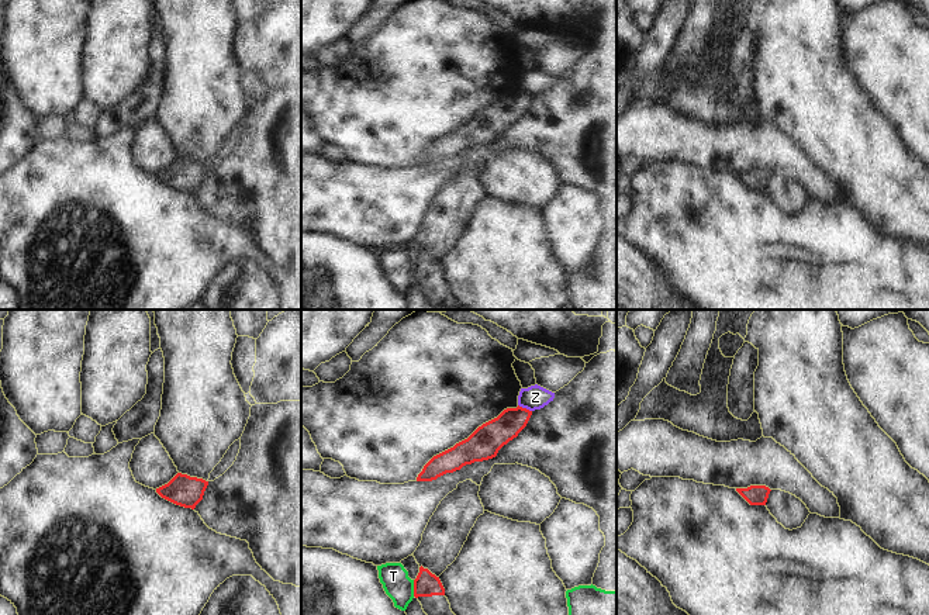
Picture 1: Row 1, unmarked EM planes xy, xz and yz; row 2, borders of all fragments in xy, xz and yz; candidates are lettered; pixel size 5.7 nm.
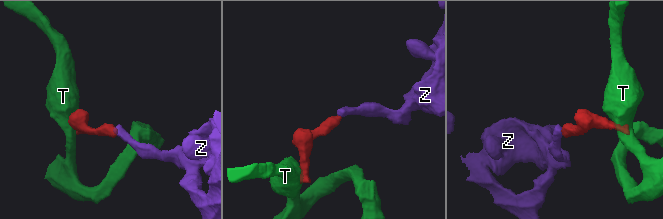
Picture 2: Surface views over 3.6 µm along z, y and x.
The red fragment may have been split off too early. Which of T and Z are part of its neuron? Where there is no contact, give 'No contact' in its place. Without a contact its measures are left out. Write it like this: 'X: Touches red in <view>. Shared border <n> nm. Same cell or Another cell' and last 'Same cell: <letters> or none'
T: Touches red in xz. Shared border 100 nm. Another cell
Z: Touches red in xz. Shared border 90 nm. Another cell
Same cell: none

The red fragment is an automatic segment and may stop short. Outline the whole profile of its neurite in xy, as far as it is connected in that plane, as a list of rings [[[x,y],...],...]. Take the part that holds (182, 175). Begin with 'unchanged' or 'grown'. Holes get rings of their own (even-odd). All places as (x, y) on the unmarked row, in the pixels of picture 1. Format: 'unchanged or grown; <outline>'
unchanged; [[[177,158],[168,169],[156,173],[156,177],[176,190],[194,194],[207,170],[208,166],[203,163]]]

